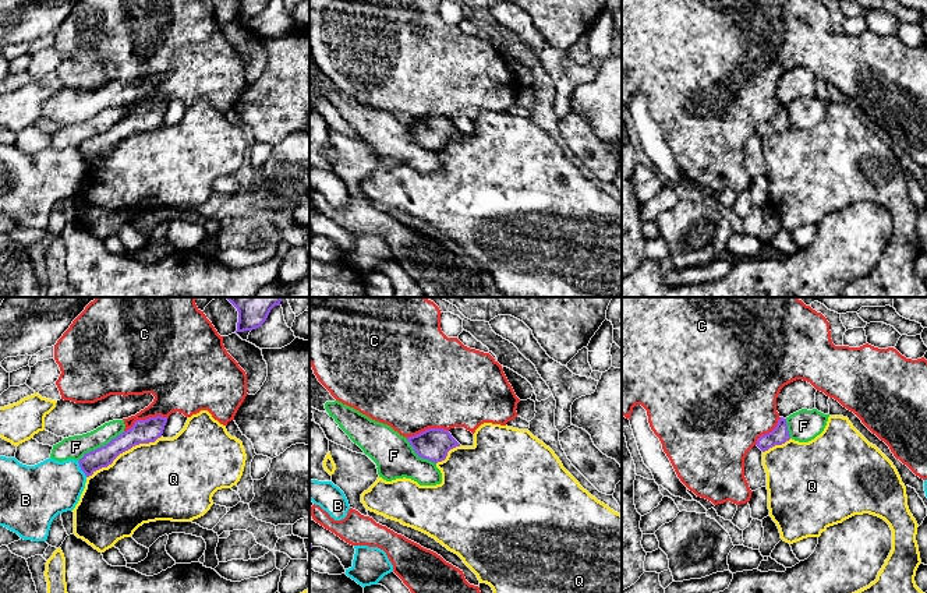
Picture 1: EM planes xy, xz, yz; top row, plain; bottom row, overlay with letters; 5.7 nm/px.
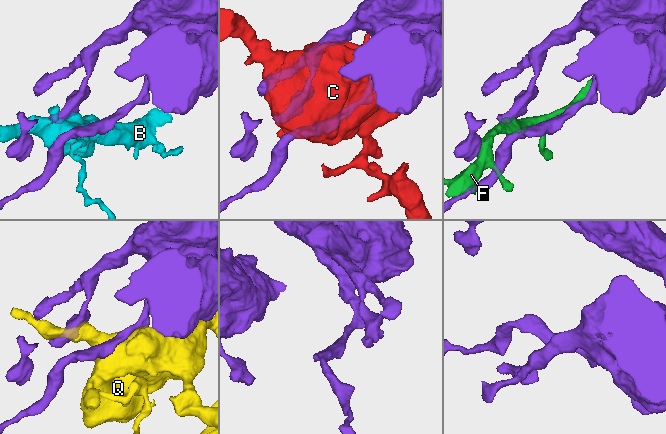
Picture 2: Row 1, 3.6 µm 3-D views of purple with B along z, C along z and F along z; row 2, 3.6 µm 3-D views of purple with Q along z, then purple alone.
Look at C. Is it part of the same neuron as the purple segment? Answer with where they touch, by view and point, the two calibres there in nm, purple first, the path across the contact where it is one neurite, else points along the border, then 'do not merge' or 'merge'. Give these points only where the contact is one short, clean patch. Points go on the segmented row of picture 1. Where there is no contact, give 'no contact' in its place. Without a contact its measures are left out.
contact xy (147, 419); calibres 140 and 280 nm; merge

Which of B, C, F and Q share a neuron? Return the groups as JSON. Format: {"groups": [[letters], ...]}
{"groups": [["B"], ["C"], ["F"], ["Q"]]}

